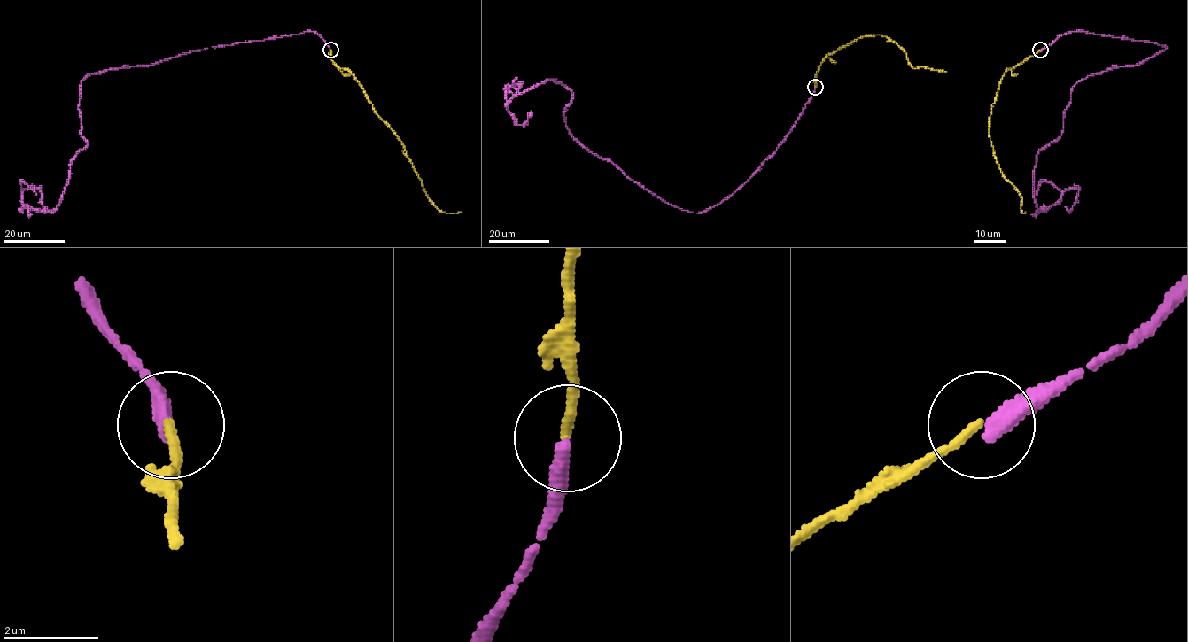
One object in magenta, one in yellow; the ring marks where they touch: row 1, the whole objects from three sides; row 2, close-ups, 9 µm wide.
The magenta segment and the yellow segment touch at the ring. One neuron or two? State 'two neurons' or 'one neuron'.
two neurons

